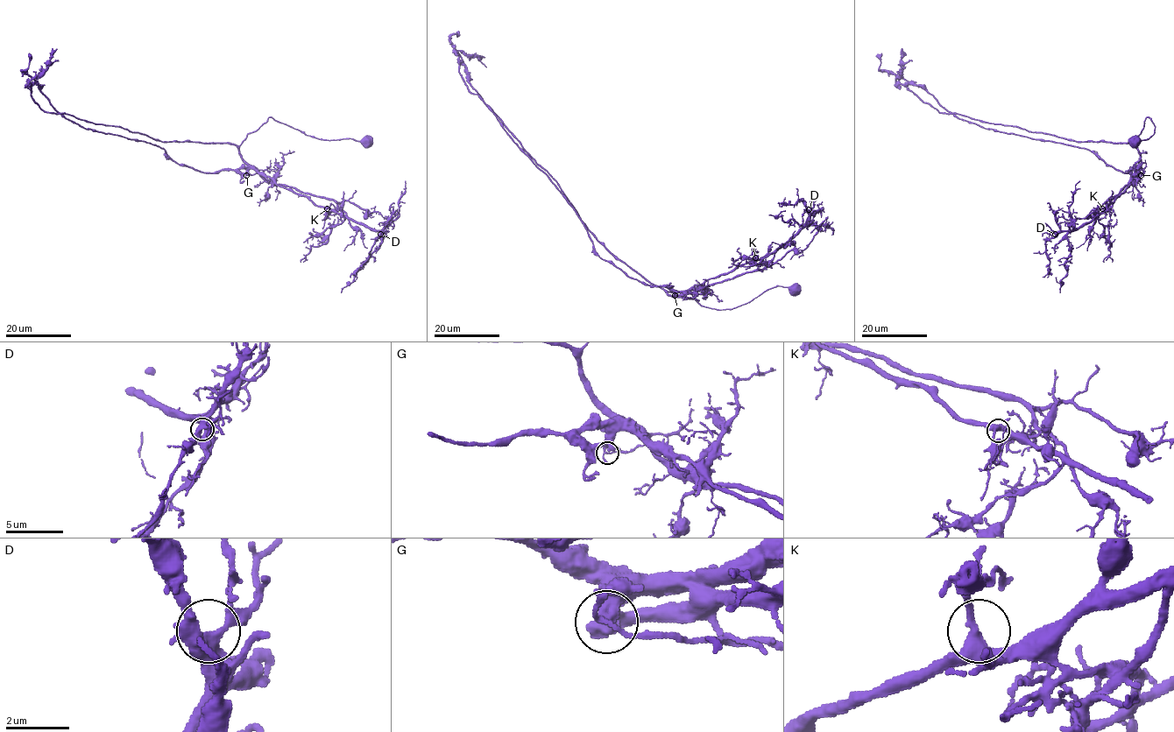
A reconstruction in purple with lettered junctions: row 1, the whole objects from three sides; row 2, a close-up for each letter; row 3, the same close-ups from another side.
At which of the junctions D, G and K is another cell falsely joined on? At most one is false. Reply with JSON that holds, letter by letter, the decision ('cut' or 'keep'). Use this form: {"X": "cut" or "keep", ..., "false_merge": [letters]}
{"D": "keep", "G": "cut", "K": "keep", "false_merge": ["G"]}

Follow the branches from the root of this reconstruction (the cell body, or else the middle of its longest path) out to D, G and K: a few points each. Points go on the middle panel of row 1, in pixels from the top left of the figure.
D: (793, 290), (775, 285), (745, 304), (722, 310), (667, 292), (682, 296), (774, 253), (805, 223), (809, 209)
G: (793, 290), (775, 285), (745, 304), (722, 310), (705, 307), (695, 299), (667, 292), (675, 296)
K: (793, 290), (775, 285), (745, 304), (722, 310), (667, 292), (682, 296), (755, 257)

